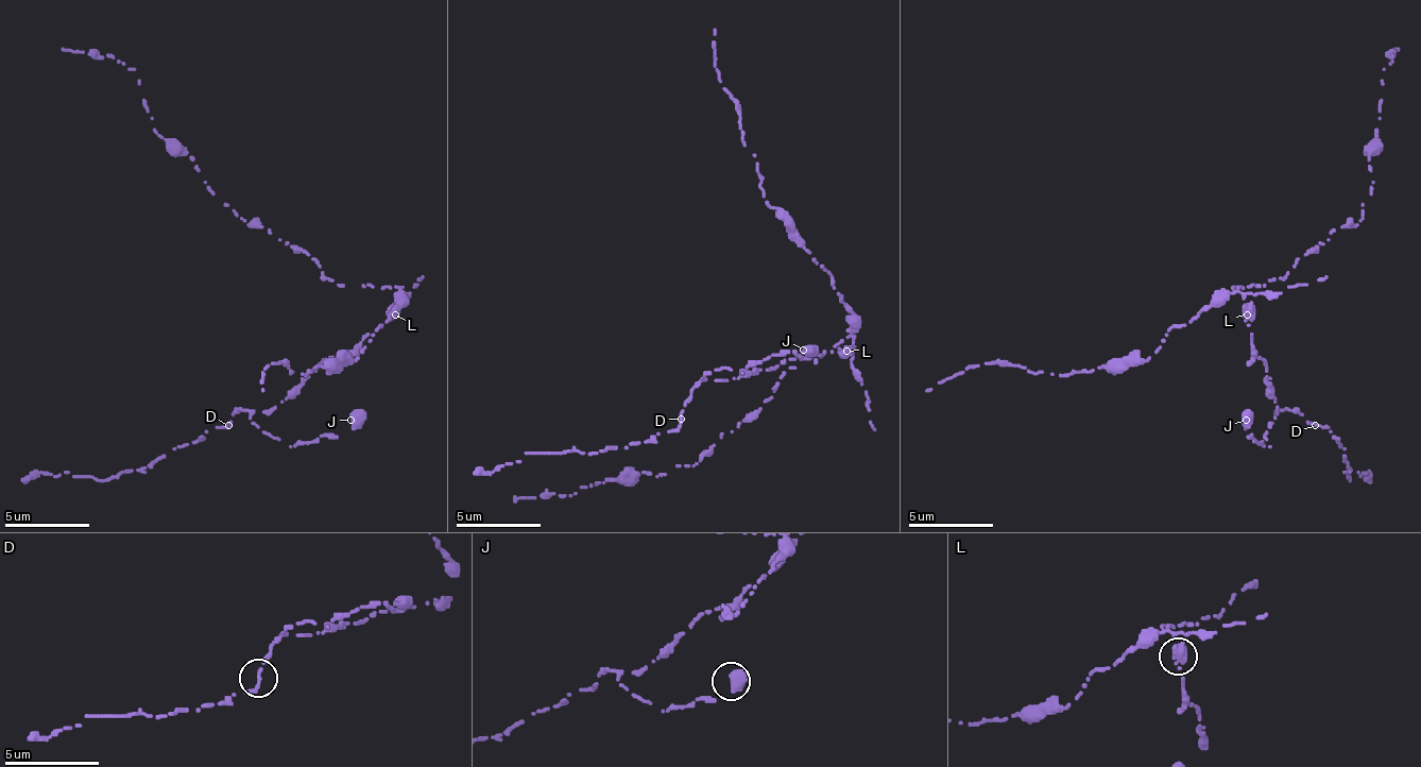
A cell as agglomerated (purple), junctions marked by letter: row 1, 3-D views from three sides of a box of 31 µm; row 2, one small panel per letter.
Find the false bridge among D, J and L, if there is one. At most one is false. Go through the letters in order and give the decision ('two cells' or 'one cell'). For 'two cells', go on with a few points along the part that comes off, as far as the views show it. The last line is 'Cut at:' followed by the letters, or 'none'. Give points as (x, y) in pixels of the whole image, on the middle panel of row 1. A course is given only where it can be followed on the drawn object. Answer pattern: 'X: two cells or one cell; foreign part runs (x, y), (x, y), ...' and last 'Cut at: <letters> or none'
D: one cell
J: one cell
L: two cells; foreign part runs (845, 350), (850, 337), (816, 362), (790, 367), (760, 409), (697, 464), (564, 494), (513, 494)
Cut at: L

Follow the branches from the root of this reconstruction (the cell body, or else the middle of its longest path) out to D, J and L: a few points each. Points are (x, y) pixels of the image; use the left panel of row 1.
D: (390, 288), (403, 292), (403, 305), (351, 352), (321, 360), (283, 403), (266, 411), (236, 411), (227, 424)
J: (390, 288), (403, 292), (403, 305), (380, 326), (249, 420), (291, 445), (338, 437), (351, 420)
L: (390, 288), (398, 288), (403, 292), (403, 305), (394, 313)

